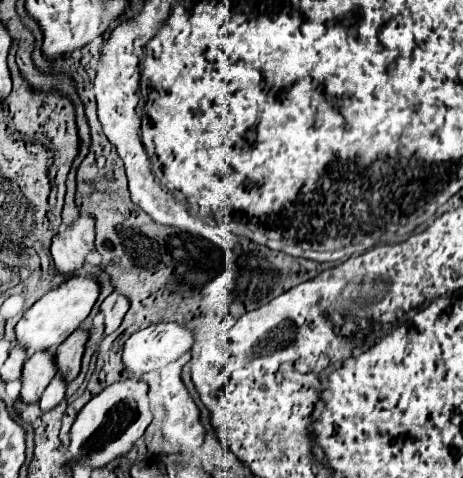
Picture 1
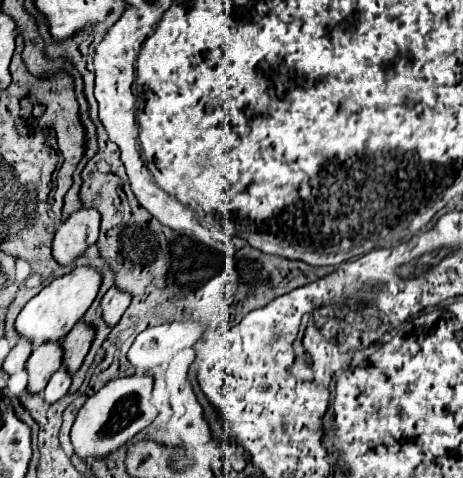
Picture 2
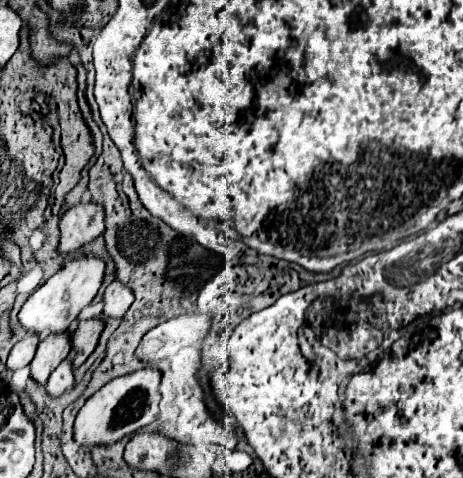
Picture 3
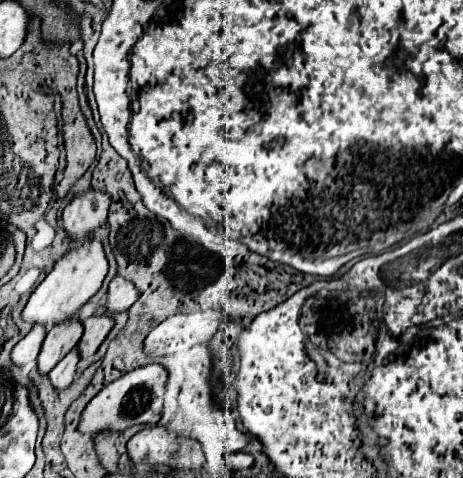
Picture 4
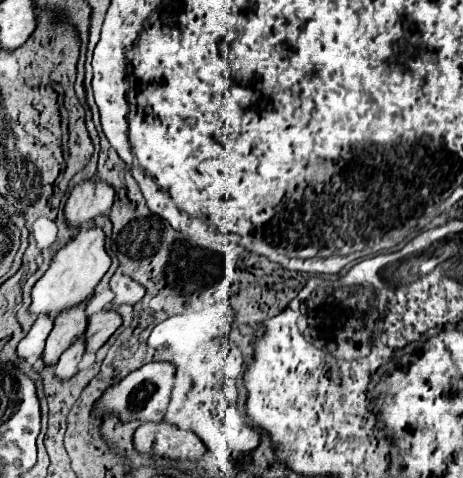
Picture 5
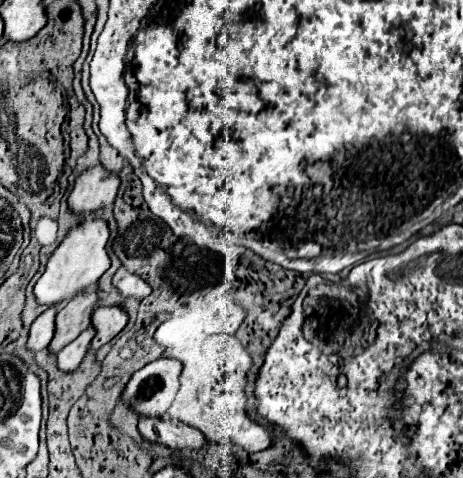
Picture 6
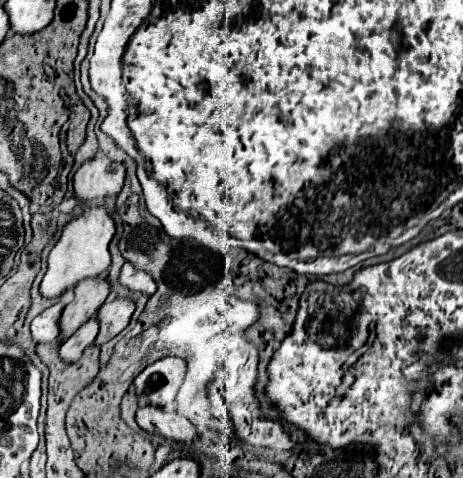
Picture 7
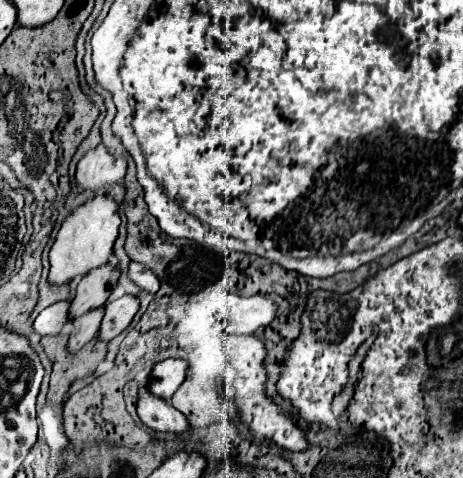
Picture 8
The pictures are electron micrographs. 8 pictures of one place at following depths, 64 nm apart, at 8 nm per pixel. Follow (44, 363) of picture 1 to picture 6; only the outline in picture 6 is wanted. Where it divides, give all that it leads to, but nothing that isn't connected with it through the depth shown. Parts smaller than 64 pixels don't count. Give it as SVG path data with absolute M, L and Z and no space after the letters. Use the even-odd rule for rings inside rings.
M88 288L76 294L56 316L56 336L52 338L52 352L60 352L64 344L72 342L88 324L92 324L92 312L98 304L98 288Z

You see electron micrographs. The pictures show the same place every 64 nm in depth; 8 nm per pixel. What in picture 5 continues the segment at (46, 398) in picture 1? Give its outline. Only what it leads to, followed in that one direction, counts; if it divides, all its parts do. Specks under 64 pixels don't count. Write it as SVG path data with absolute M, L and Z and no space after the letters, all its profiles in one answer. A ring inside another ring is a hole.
M80 336L68 350L62 352L62 356L56 362L56 376L60 376L60 380L68 380L68 376L74 376L78 372L78 362L82 360L86 350L86 340L84 336Z

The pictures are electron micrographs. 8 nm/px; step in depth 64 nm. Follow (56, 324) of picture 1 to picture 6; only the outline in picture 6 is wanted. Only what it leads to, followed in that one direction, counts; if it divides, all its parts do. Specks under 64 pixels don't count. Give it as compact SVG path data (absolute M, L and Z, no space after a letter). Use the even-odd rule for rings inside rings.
M86 218L84 222L74 226L60 242L60 246L52 252L46 264L46 272L36 282L34 286L36 300L46 306L52 304L64 306L66 300L70 300L76 292L80 292L80 288L92 288L92 284L96 284L98 278L110 268L110 256L106 252L108 238L110 238L110 228L102 218Z

